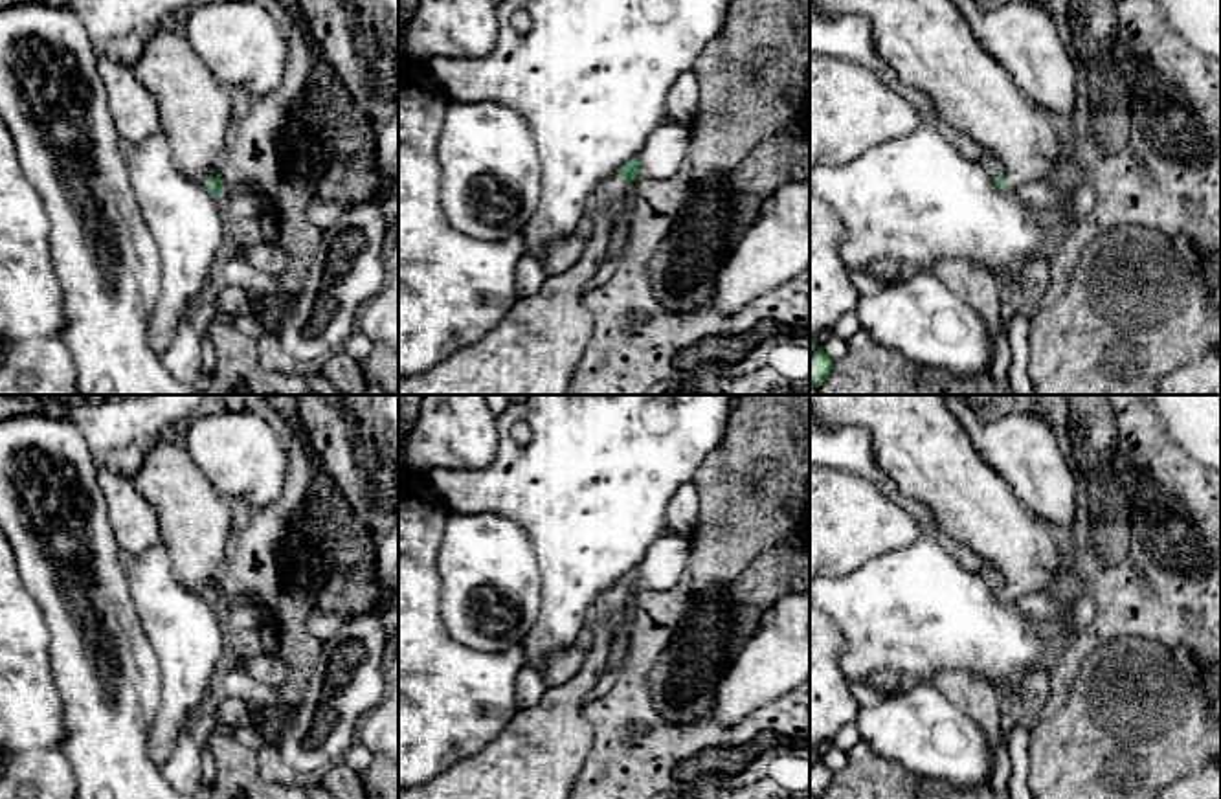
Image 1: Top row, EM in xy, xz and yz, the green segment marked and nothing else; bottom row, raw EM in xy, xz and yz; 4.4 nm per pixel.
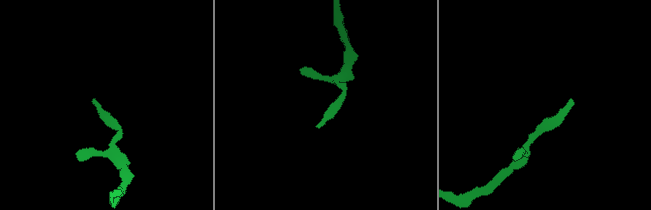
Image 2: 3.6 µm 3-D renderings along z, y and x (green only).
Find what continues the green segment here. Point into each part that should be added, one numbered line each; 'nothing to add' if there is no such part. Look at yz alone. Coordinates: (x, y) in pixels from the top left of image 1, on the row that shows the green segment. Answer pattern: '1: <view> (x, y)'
1: yz (929, 45)

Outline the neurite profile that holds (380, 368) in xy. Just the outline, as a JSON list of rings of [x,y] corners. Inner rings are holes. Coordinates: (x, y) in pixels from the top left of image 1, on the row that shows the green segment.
[[[375,342],[362,369],[367,384],[376,384],[389,395],[398,395],[398,349],[386,342]]]

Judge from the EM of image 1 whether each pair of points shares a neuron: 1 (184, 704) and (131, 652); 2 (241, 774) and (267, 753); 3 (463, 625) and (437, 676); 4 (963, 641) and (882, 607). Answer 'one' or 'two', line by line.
1: two
2: two
3: two
4: one

